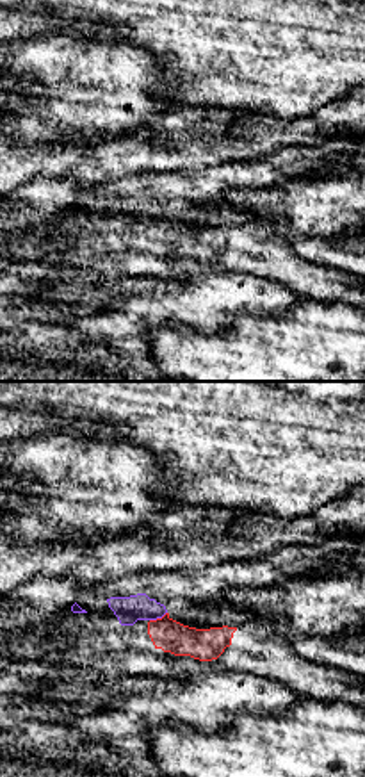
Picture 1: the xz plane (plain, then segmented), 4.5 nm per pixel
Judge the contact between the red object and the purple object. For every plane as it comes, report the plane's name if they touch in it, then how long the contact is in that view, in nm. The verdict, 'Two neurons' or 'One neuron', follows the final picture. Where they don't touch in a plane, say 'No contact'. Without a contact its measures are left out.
Touches red in xz. Shared border 90 nm

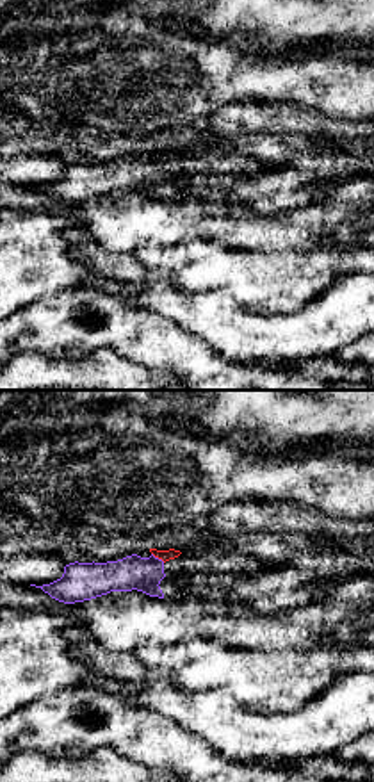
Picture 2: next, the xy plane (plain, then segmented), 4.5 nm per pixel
Touches red in xy. Shared border 80 nm

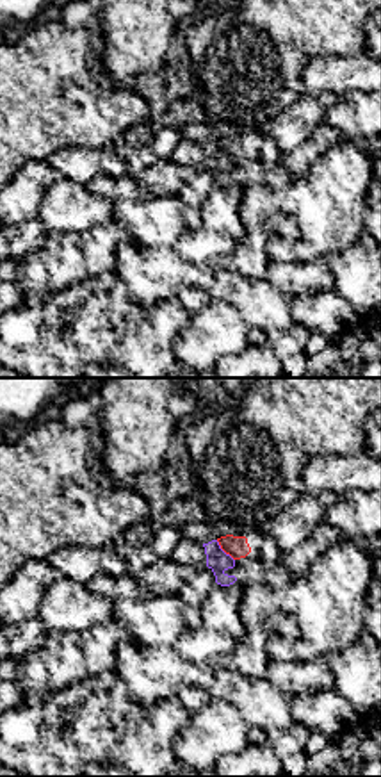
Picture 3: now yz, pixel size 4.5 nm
Touches red in yz. Shared border 130 nm

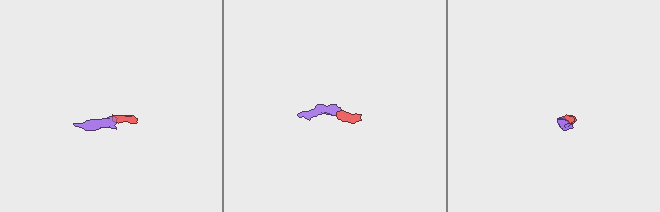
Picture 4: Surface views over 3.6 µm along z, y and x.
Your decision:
Two neurons

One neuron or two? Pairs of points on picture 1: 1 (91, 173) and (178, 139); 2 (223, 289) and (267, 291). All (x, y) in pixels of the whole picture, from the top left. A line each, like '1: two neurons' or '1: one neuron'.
1: one neuron
2: one neuron

